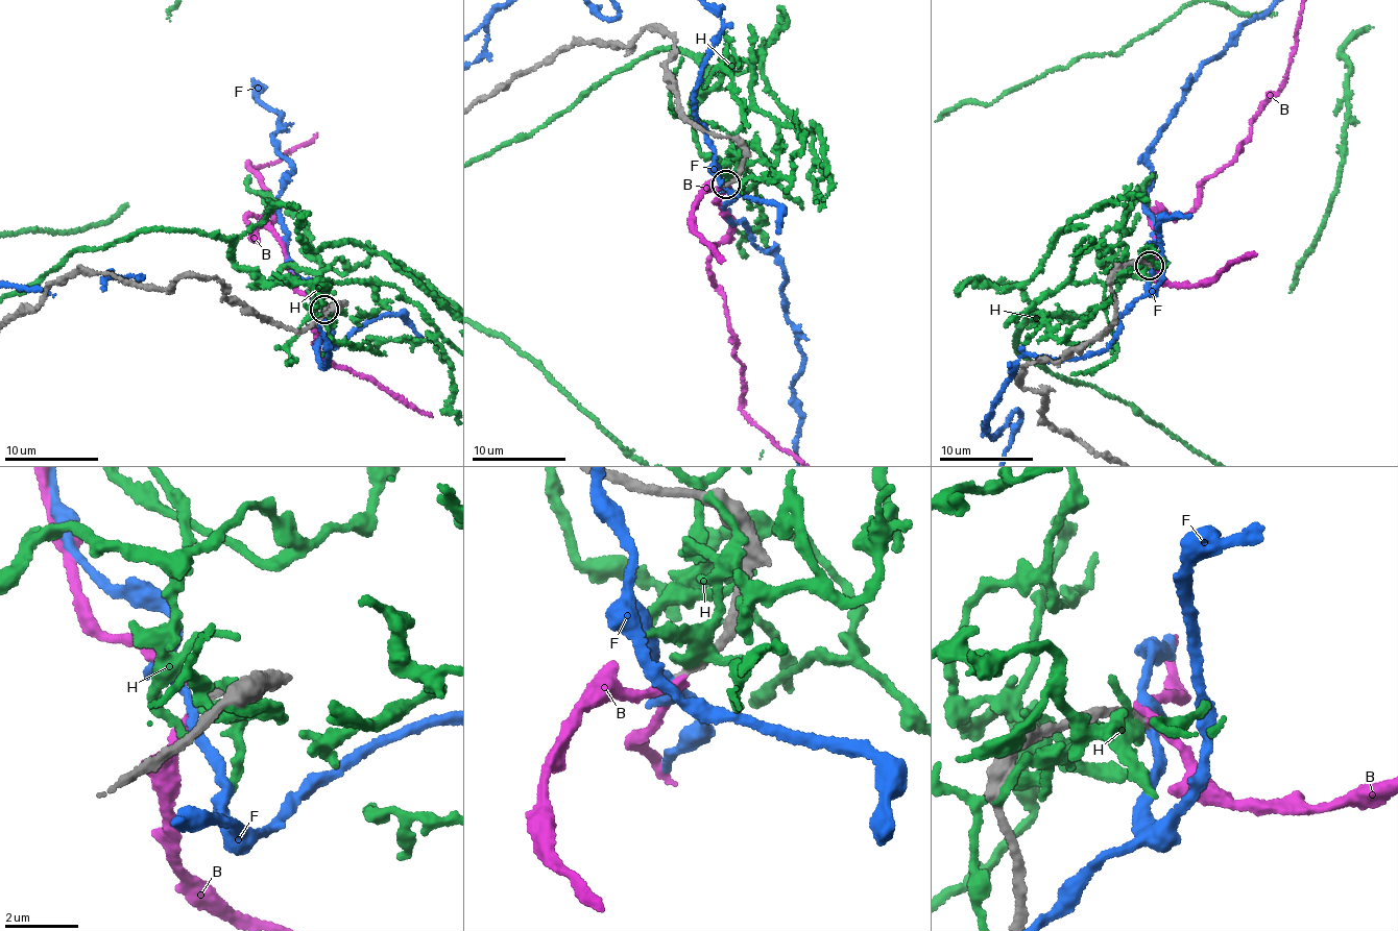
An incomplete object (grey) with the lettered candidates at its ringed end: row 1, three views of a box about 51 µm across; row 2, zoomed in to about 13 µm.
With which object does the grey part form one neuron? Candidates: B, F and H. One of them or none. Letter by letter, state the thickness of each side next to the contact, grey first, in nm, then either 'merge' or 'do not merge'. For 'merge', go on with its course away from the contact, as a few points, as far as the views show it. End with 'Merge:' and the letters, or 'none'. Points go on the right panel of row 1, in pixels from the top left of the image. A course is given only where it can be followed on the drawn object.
B: 240/220 nm | merge
F: 200/260 nm | do not merge
H: 280/360 nm | do not merge
Merge: B

